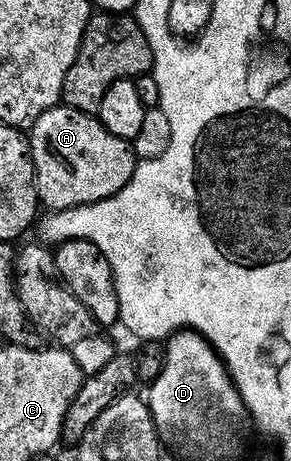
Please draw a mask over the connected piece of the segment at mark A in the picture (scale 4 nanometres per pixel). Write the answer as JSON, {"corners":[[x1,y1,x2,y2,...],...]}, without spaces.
{"corners":[[64,103,52,105,43,111,43,115,39,115,39,119,35,119,28,130,27,140,29,158,33,160,33,182,37,184,37,199,49,211,74,209,115,195,131,179,138,162,130,142,124,141,119,135,111,135,111,131,107,131,107,127,103,127,103,123,94,114,72,109]]}

